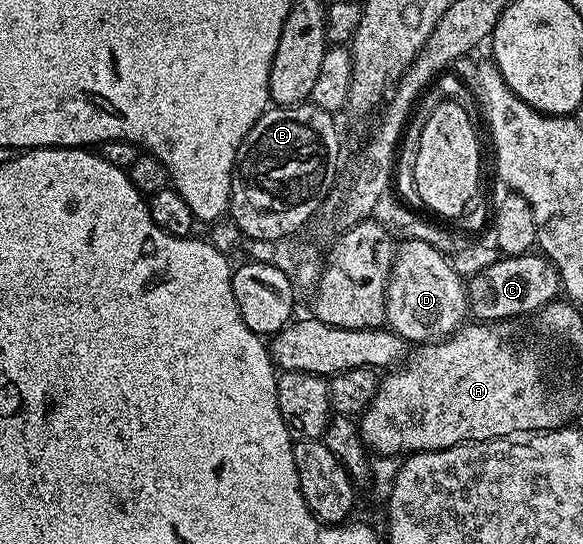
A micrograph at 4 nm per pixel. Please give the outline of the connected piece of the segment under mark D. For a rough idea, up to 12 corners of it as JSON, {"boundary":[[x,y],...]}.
{"boundary":[[421,240],[396,246],[386,326],[411,345],[469,319],[467,284]]}

